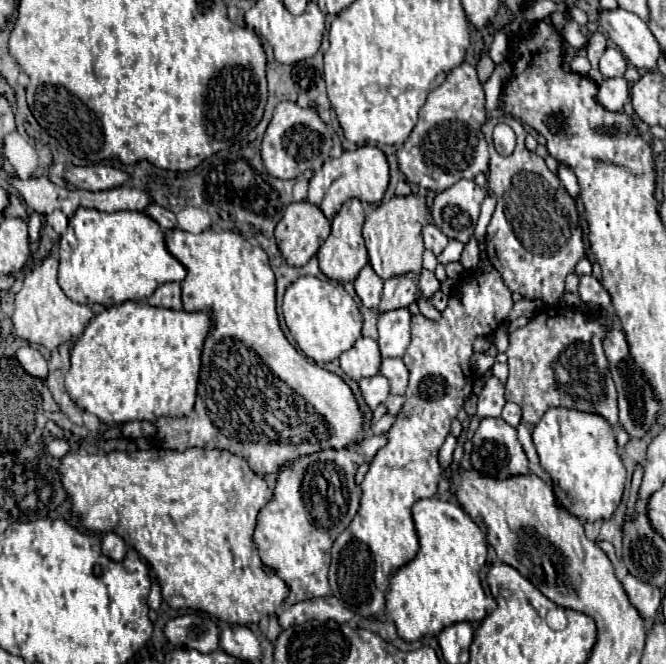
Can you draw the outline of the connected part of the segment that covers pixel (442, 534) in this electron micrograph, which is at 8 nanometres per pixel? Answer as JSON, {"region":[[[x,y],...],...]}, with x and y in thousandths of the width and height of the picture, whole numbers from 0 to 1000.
{"region":[[[655,747],[628,753],[619,774],[631,828],[619,846],[586,867],[580,895],[580,919],[598,946],[598,958],[622,967],[685,937],[724,937],[745,916],[745,904],[727,892],[721,877],[721,858],[733,834],[727,798],[688,759]]]}

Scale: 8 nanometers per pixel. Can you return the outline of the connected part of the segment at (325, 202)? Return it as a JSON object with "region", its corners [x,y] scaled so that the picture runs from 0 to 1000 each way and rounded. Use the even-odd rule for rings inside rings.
{"region":[[[544,220],[535,226],[517,226],[508,238],[486,244],[486,250],[477,259],[471,259],[462,280],[462,304],[474,307],[492,328],[498,328],[526,298],[538,298],[556,307],[571,307],[583,283],[583,271],[586,271],[586,253],[580,232],[571,223]]]}

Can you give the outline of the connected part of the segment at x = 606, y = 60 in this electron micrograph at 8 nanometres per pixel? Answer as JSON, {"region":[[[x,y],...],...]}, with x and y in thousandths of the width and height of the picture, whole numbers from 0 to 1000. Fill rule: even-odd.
{"region":[[[910,72],[910,78],[901,87],[901,108],[907,117],[922,117],[922,114],[937,114],[940,105],[940,90],[928,72]]]}

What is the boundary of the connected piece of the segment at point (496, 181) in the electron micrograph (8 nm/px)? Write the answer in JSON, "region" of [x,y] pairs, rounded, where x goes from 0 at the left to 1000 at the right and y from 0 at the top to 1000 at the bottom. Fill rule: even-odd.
{"region":[[[769,175],[736,178],[724,190],[724,202],[733,214],[736,230],[733,280],[736,280],[736,292],[745,298],[745,316],[739,322],[739,331],[733,337],[733,352],[730,352],[733,392],[754,413],[760,431],[769,440],[781,440],[787,449],[805,449],[808,446],[817,458],[832,461],[847,440],[847,419],[856,410],[862,410],[868,392],[877,389],[877,355],[874,355],[874,343],[871,343],[865,304],[853,295],[841,268],[820,253],[820,244],[814,238],[808,238],[802,229],[790,226],[790,220],[787,220],[790,196],[775,178],[769,178]],[[751,184],[763,187],[778,205],[775,226],[766,235],[751,235],[742,226],[739,202],[742,190]]]}

